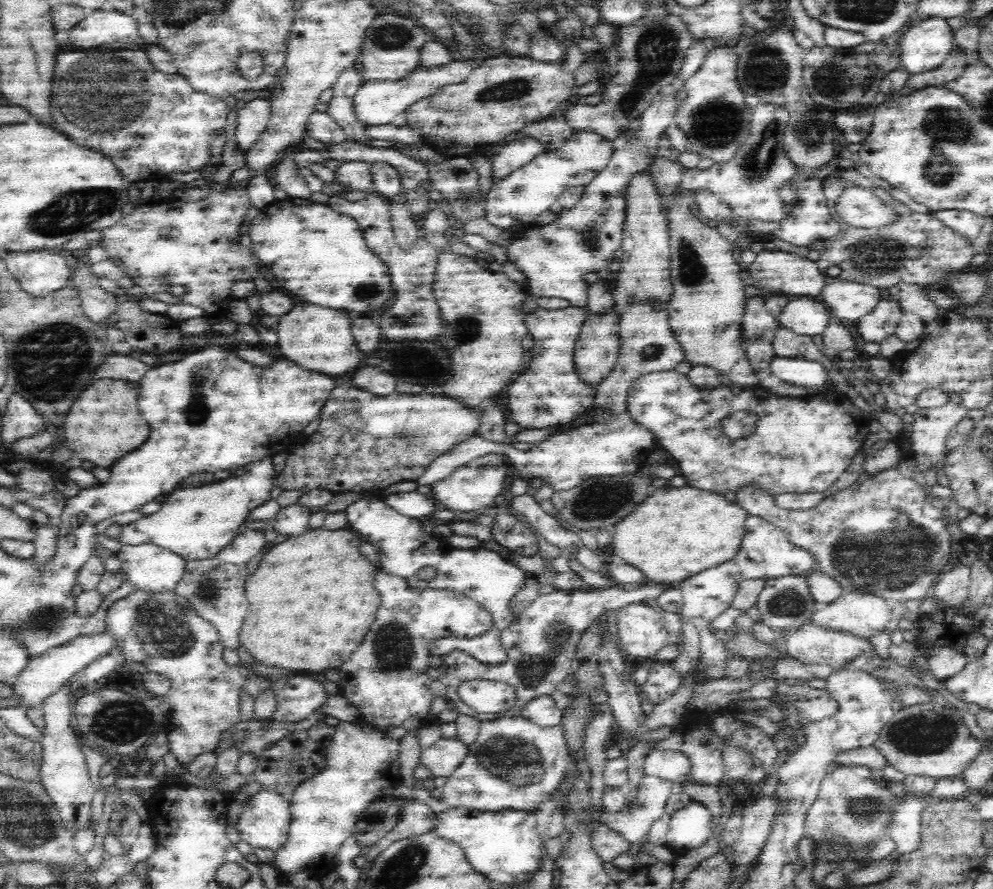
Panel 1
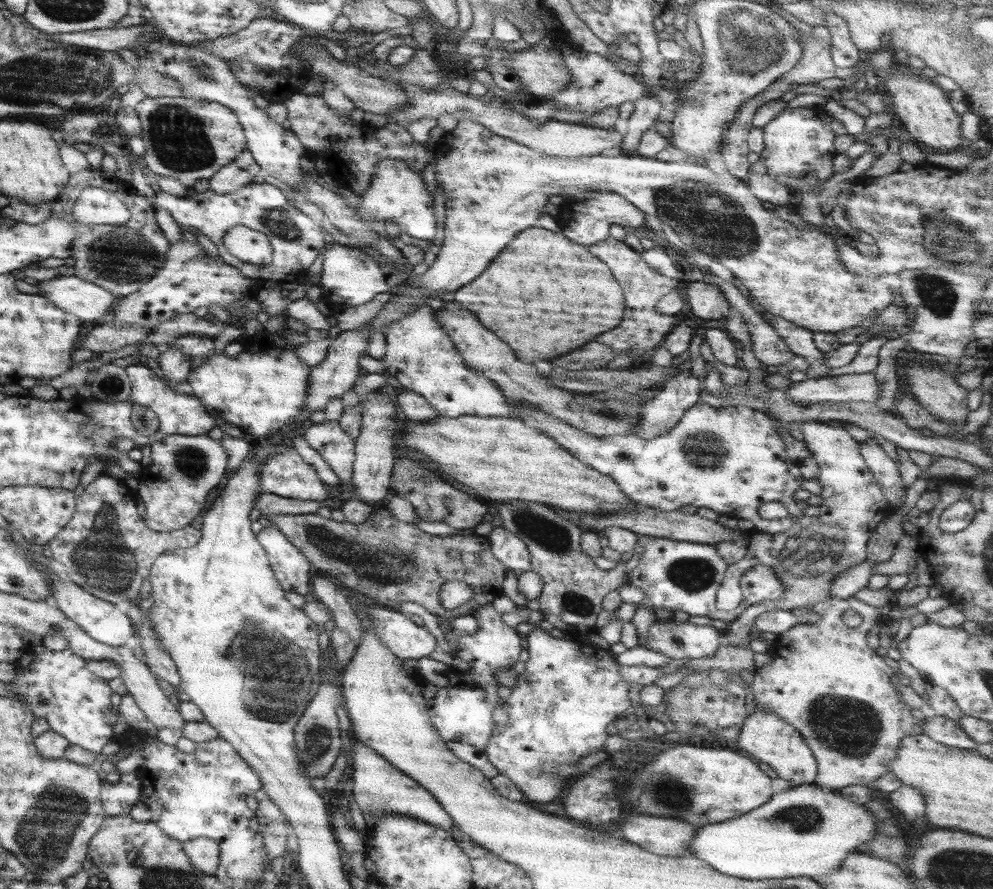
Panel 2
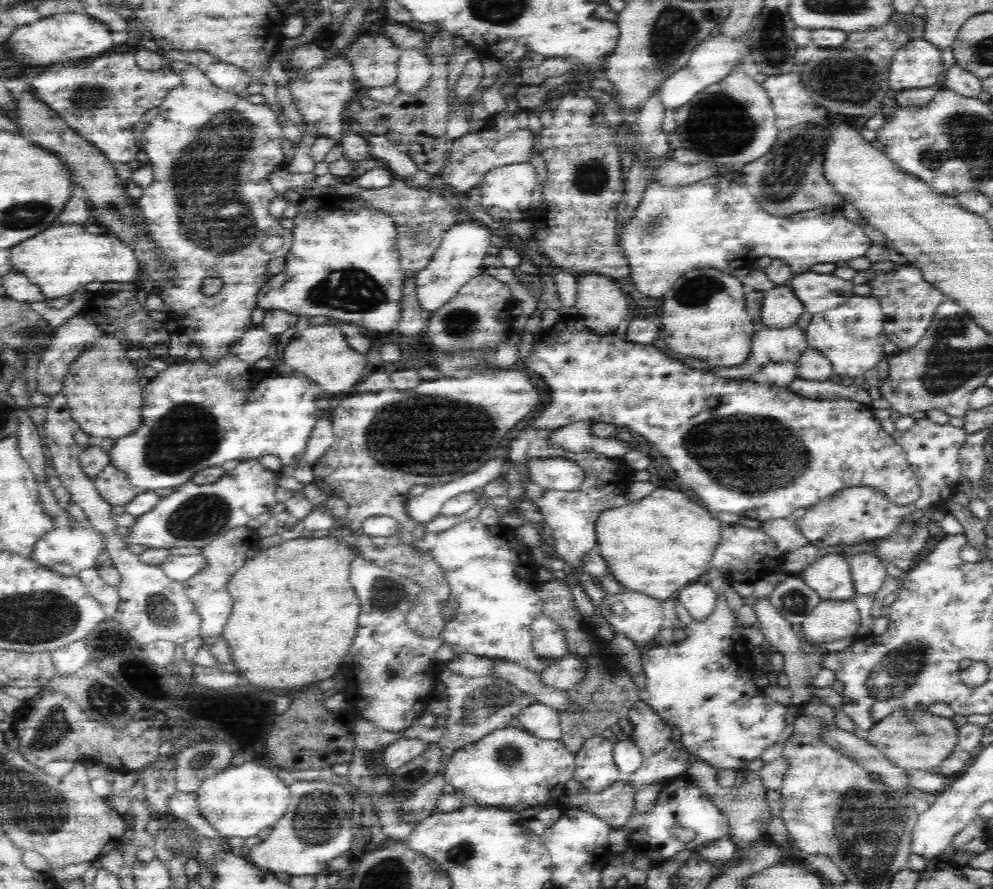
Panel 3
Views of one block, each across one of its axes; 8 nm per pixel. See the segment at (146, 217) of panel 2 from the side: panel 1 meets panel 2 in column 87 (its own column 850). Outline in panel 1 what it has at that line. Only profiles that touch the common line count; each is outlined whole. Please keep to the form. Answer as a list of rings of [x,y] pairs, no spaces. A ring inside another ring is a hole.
[[[838,168],[821,183],[830,212],[834,212],[834,202],[836,203],[845,188],[860,186],[872,189],[881,200],[888,202],[900,213],[898,222],[894,222],[890,226],[882,226],[880,230],[866,230],[866,234],[858,236],[858,232],[856,232],[858,228],[842,224],[841,235],[838,235],[837,239],[826,239],[819,250],[818,259],[815,261],[825,284],[832,284],[834,280],[855,282],[879,288],[886,294],[889,288],[894,288],[898,284],[920,287],[934,286],[934,284],[944,285],[952,274],[961,272],[962,268],[966,268],[970,264],[973,254],[969,242],[946,228],[946,225],[934,218],[932,212],[923,214],[911,211],[906,205],[893,199],[884,188],[874,185],[871,179],[862,177],[853,168]],[[926,230],[930,232],[929,238],[924,235]],[[832,264],[842,268],[839,277],[832,278],[826,274],[826,269]]]

